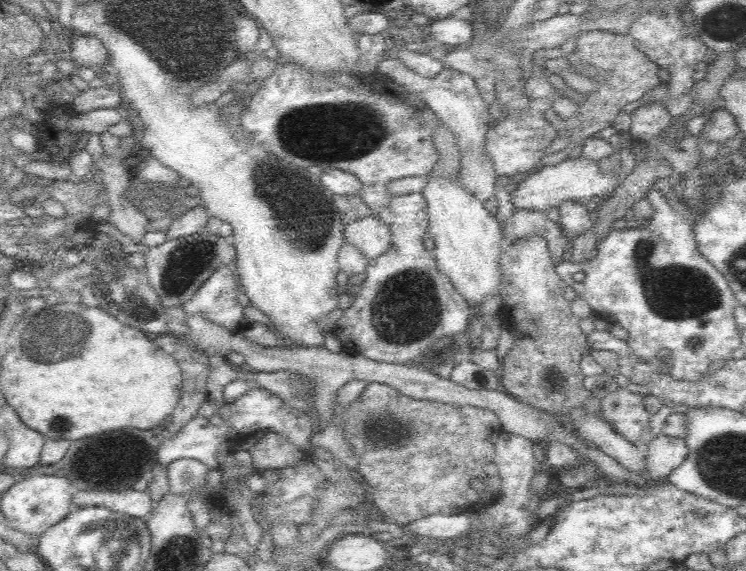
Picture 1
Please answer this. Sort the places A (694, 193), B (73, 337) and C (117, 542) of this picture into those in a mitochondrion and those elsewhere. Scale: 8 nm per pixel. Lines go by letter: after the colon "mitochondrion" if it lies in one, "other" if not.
A: mitochondrion
B: mitochondrion
C: mitochondrion

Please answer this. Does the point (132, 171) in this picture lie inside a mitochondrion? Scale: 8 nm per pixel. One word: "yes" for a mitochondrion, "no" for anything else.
no

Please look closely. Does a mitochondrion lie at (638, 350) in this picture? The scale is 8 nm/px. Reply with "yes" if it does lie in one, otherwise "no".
no

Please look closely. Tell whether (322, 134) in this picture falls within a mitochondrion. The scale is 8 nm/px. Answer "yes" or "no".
yes

